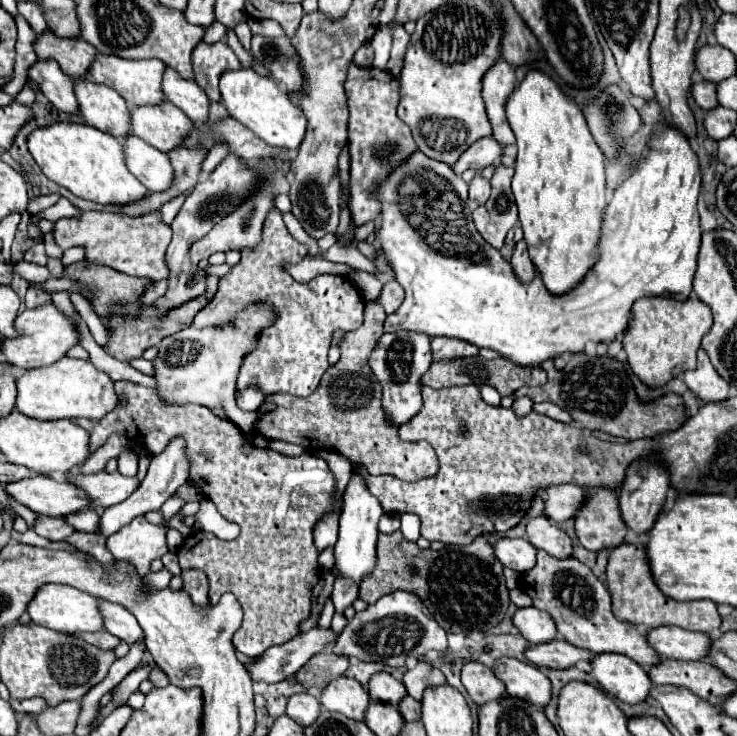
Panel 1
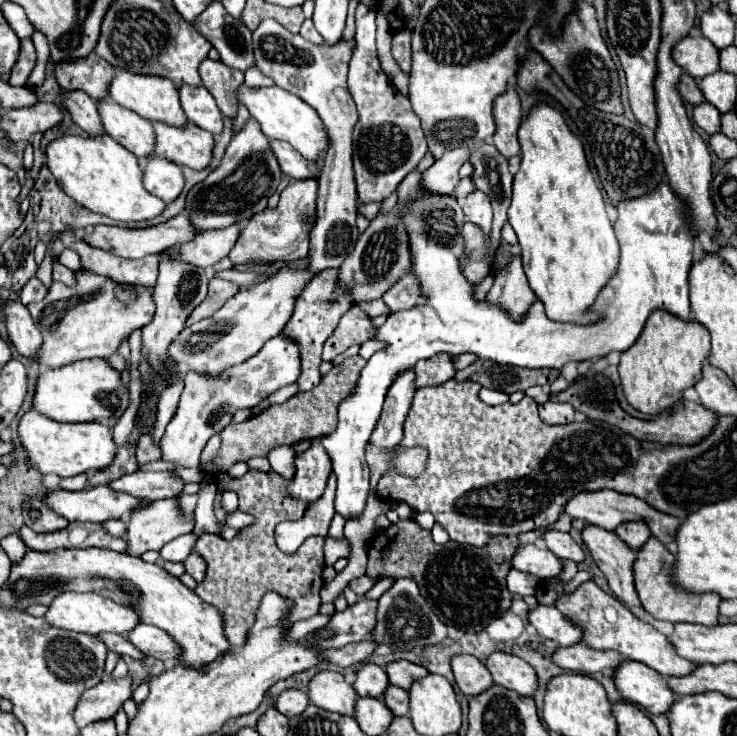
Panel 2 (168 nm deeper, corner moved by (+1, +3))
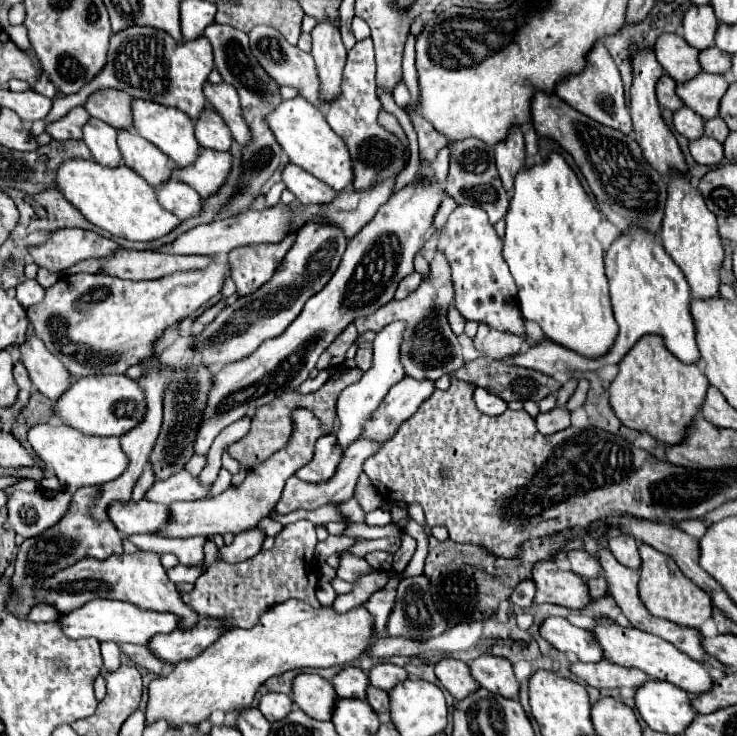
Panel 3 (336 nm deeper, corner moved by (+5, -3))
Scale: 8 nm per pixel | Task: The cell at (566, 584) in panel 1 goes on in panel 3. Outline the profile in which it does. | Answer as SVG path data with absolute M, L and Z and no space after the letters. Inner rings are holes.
M608 617L596 619L596 627L592 633L602 647L604 657L618 663L618 665L636 667L636 669L644 671L648 677L668 681L668 683L672 683L672 685L676 685L688 693L702 693L702 691L710 689L712 677L706 673L702 663L690 659L686 653L682 653L680 649L676 649L674 645L670 645L668 641L664 641L656 635L650 635L650 633L640 631L636 627L622 627Z

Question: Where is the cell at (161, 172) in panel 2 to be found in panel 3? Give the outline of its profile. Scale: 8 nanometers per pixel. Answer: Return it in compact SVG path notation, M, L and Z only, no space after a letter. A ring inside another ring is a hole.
M168 179L166 183L154 187L154 193L158 203L170 213L174 213L178 219L188 219L192 215L198 215L202 205L202 197L182 181Z

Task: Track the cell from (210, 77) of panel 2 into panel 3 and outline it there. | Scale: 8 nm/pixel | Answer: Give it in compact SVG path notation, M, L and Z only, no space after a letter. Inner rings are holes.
M206 81L204 95L206 95L208 103L214 107L214 111L218 111L218 115L226 121L228 129L232 131L232 137L240 145L246 145L250 141L250 131L248 131L246 121L242 119L240 97L238 97L238 91L234 89L234 85L228 85L224 81L218 85L212 85L210 81Z

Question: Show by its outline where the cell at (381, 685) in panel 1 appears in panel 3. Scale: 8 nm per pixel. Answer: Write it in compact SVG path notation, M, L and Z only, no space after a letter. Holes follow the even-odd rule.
M348 665L332 679L332 685L334 685L338 697L364 699L366 687L370 685L370 679L368 679L368 673L364 673L360 667Z

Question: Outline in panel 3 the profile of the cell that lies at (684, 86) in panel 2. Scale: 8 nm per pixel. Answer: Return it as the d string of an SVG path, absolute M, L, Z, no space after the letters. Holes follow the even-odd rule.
M668 75L660 77L660 81L656 85L656 95L658 95L658 103L662 107L666 107L666 109L676 111L676 109L684 107L682 99L676 95L676 81L672 77L668 77Z

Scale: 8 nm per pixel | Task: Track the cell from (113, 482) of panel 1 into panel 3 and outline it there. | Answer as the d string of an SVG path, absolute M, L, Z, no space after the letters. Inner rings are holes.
M178 471L166 481L156 481L146 493L144 499L170 505L174 501L196 501L202 499L210 489L198 483L198 477L192 477L188 471Z

